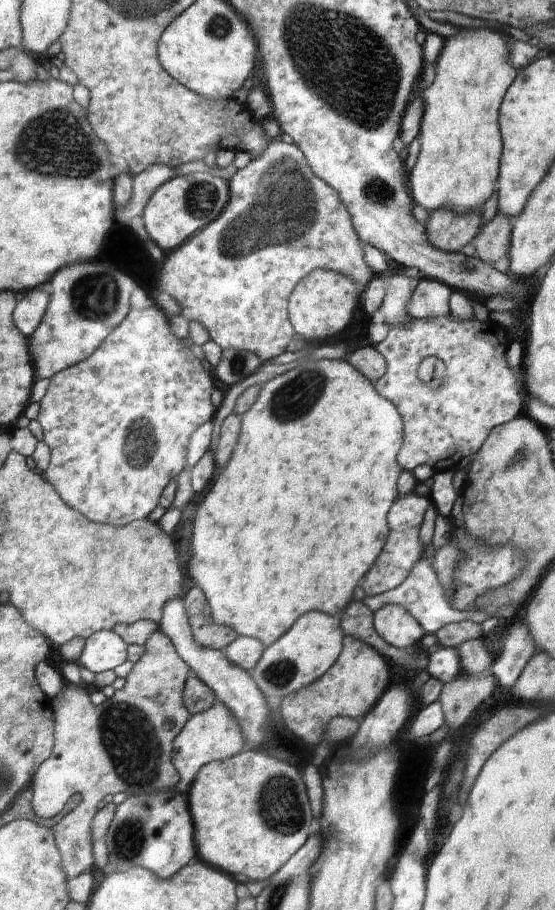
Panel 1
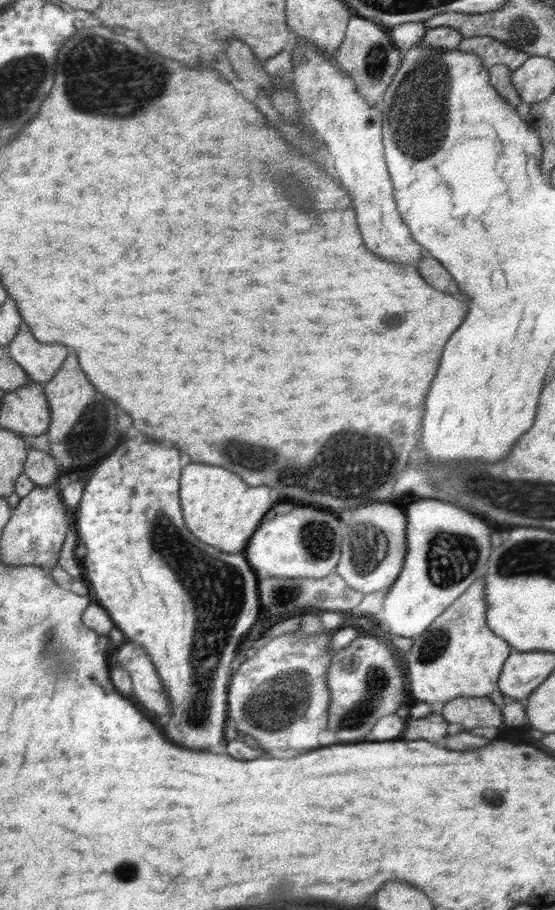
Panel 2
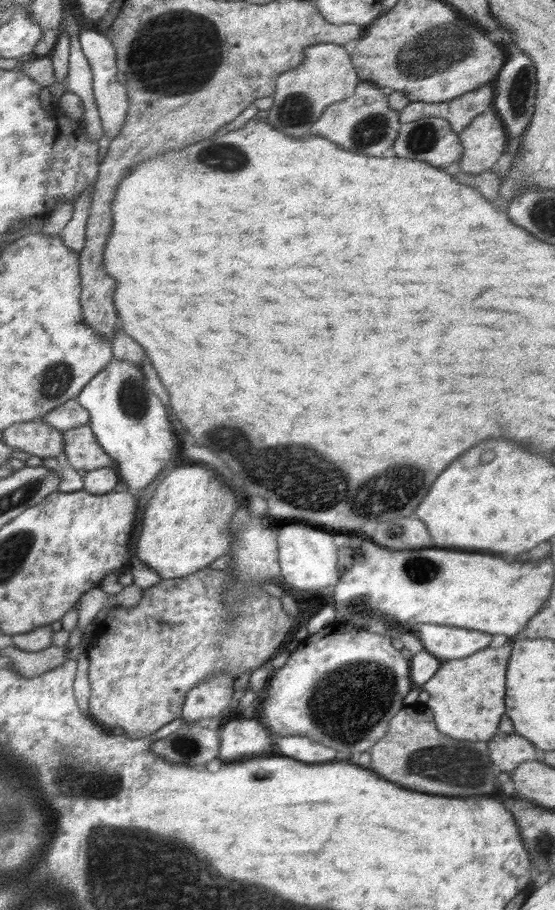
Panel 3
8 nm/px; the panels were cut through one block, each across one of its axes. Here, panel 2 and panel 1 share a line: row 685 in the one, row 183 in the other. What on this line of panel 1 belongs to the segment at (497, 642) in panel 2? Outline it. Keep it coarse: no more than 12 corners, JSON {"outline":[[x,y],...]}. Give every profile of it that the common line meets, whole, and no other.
{"outline":[[501,31],[443,42],[410,172],[414,204],[462,214],[496,192]]}

